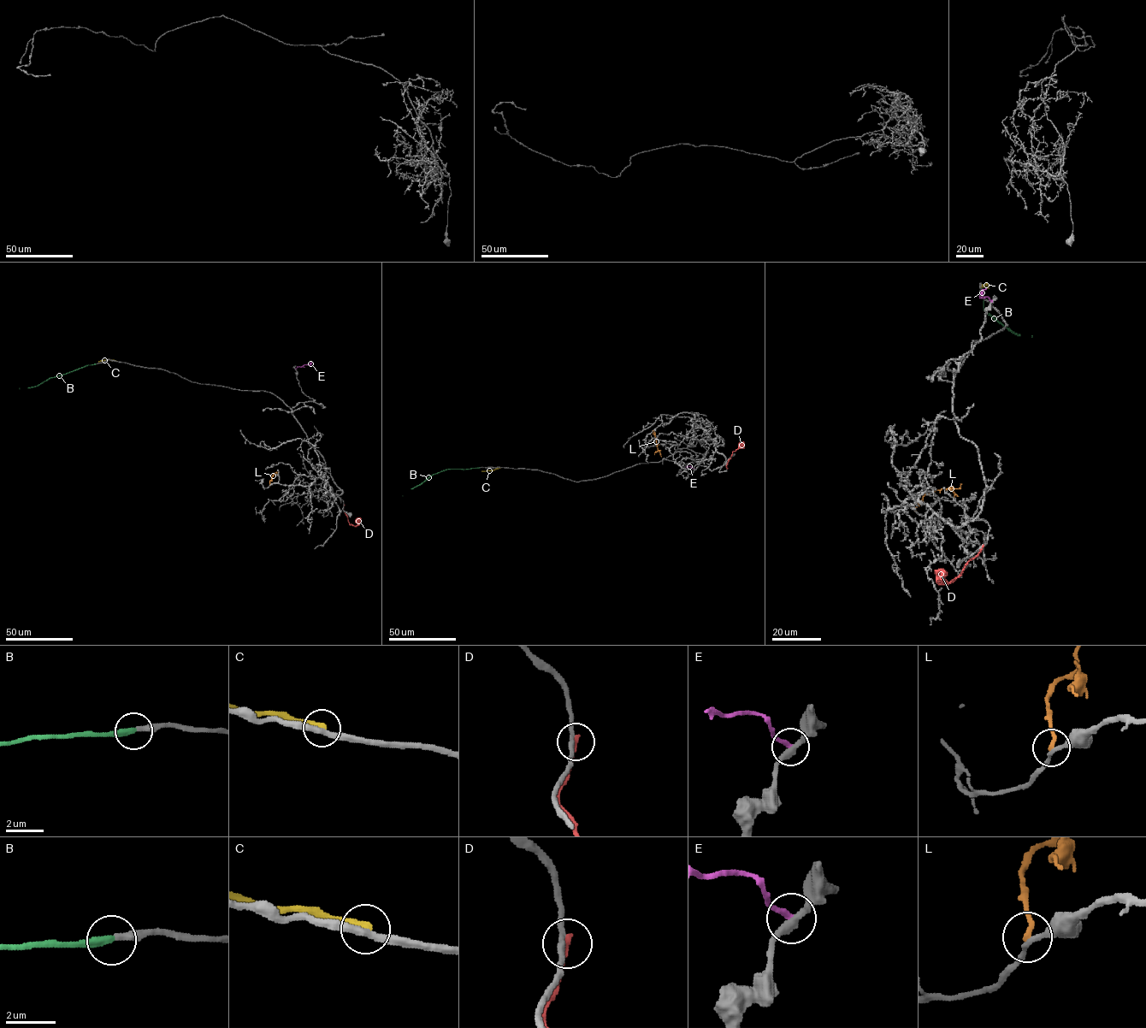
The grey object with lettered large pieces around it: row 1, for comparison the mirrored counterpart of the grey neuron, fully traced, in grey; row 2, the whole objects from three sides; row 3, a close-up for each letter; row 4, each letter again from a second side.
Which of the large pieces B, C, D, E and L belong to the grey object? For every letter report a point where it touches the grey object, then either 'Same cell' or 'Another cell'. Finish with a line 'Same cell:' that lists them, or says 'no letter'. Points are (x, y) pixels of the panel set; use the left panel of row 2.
B: Touches grey at (96, 363). Same cell
C: Touches grey at (116, 361). Another cell
D: Touches grey at (344, 505). Another cell
E: Touches grey at (295, 369). Another cell
L: Touches grey at (269, 485). Another cell
Same cell: B

